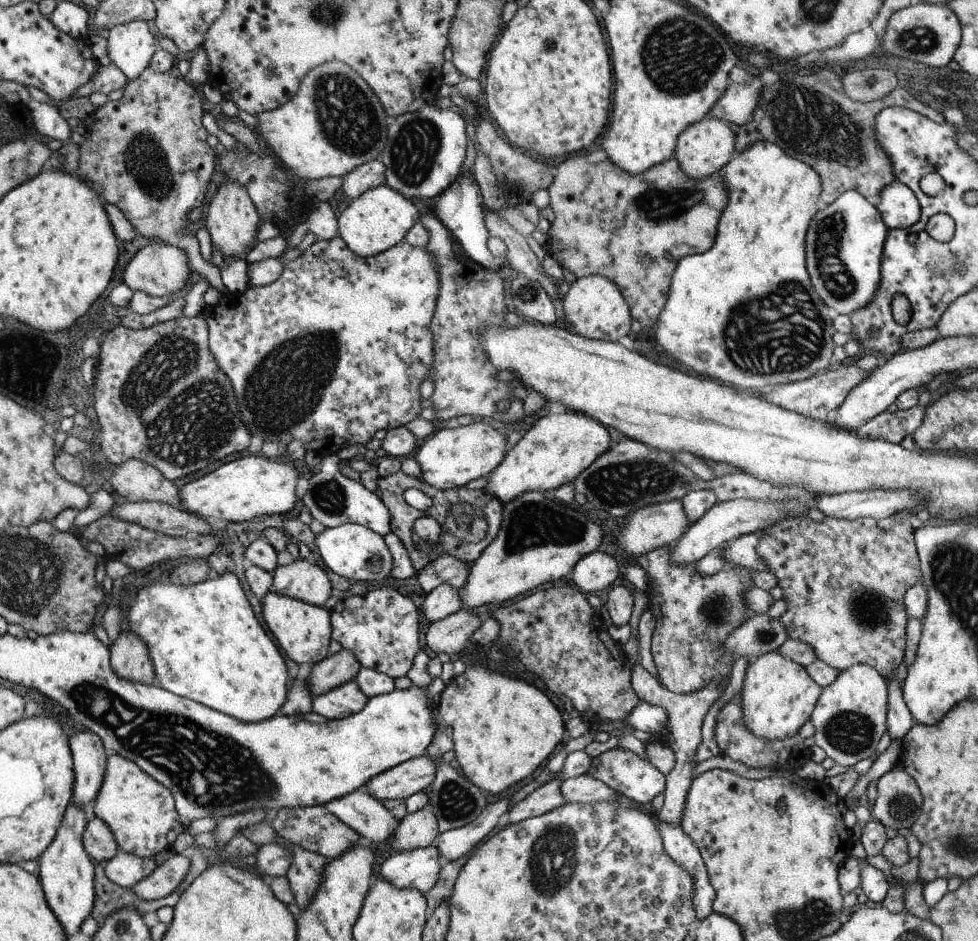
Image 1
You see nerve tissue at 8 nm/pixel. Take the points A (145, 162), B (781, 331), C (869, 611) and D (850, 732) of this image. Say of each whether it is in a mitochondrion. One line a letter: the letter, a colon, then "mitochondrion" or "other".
A: mitochondrion
B: mitochondrion
C: mitochondrion
D: mitochondrion

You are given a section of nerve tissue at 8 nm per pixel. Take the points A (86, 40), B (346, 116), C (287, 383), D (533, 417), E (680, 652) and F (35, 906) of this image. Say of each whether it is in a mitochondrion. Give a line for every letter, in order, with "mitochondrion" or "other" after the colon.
A: other
B: mitochondrion
C: mitochondrion
D: other
E: other
F: other

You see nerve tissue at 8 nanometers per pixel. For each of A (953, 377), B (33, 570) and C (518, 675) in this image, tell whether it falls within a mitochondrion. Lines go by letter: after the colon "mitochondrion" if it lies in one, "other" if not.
A: other
B: mitochondrion
C: other

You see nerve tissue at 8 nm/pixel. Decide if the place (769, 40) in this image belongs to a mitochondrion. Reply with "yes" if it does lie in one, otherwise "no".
no

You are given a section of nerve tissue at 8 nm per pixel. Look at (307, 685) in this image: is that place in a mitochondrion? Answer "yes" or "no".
no

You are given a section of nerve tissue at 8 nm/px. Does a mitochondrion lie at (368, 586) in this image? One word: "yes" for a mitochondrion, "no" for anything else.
no

